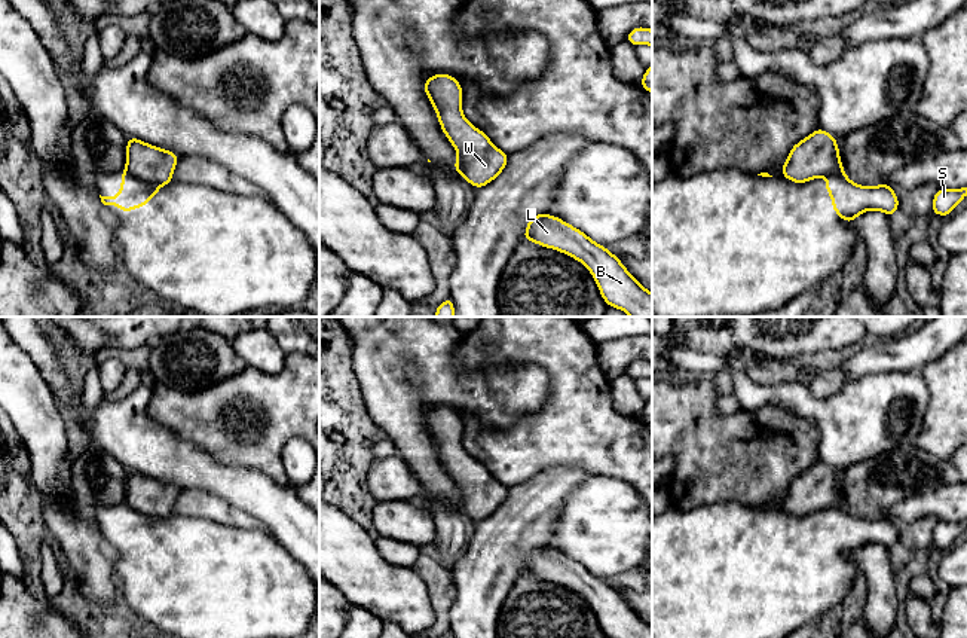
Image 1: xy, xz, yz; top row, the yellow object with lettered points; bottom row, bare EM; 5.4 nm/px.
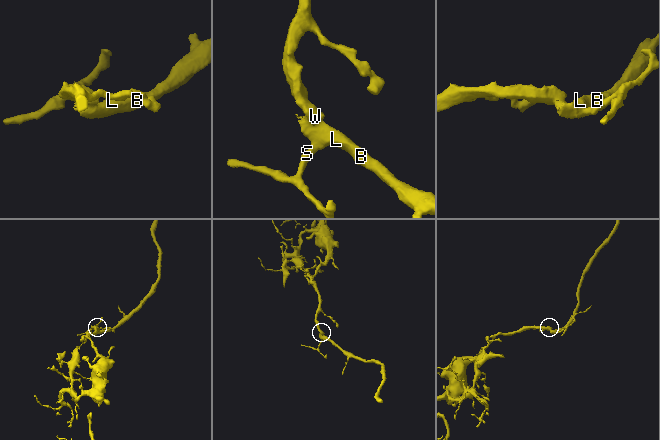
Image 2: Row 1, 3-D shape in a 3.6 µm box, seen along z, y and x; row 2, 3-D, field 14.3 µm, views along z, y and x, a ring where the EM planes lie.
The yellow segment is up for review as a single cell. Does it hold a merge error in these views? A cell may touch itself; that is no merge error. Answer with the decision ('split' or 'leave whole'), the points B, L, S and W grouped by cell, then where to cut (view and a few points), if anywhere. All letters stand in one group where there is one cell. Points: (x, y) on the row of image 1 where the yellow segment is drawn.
split | B L S / W | xy (124, 170), (159, 186)

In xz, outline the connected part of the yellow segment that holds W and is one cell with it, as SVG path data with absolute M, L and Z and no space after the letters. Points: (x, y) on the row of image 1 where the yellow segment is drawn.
M438 73L428 77L423 88L444 135L462 161L460 175L475 189L493 181L507 167L509 156L463 116L460 82L447 73Z

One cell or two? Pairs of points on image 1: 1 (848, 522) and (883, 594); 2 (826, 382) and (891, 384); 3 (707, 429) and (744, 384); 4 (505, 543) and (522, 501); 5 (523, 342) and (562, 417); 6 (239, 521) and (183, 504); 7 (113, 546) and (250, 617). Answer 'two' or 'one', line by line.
1: two
2: two
3: two
4: one
5: one
6: one
7: one

